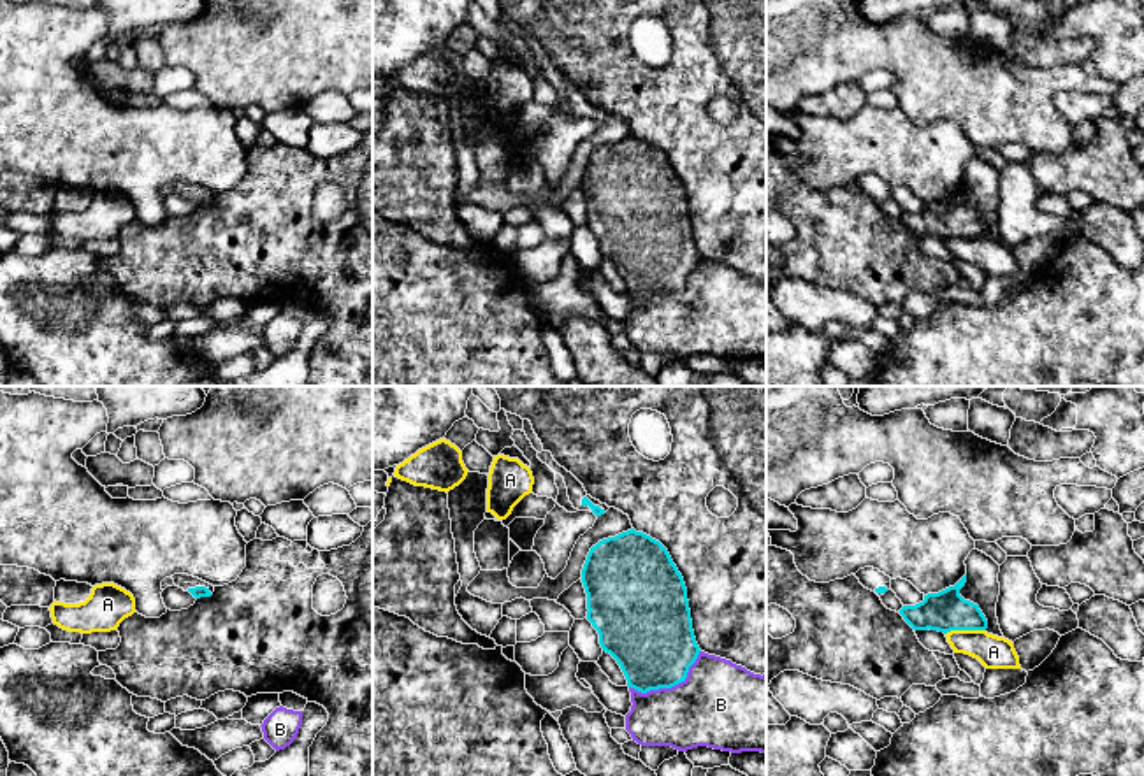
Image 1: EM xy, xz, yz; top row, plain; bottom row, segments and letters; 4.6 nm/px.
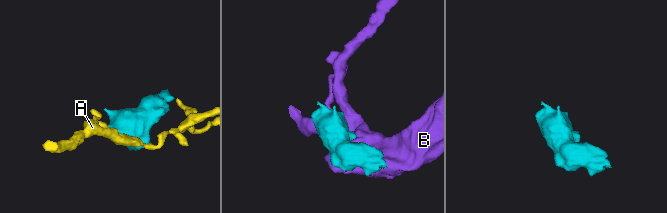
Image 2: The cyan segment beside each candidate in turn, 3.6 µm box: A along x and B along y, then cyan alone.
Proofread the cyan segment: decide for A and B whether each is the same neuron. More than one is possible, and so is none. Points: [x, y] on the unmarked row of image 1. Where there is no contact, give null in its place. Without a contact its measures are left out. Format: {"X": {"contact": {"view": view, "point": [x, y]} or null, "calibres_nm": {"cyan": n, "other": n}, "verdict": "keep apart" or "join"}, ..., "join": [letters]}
{"A": {"contact": {"view": "yz", "point": [965, 236]}, "calibres_nm": {"cyan": 190, "other": 150}, "verdict": "keep apart"}, "B": {"contact": {"view": "xz", "point": [670, 294]}, "calibres_nm": {"cyan": 380, "other": 400}, "verdict": "keep apart"}, "join": []}

